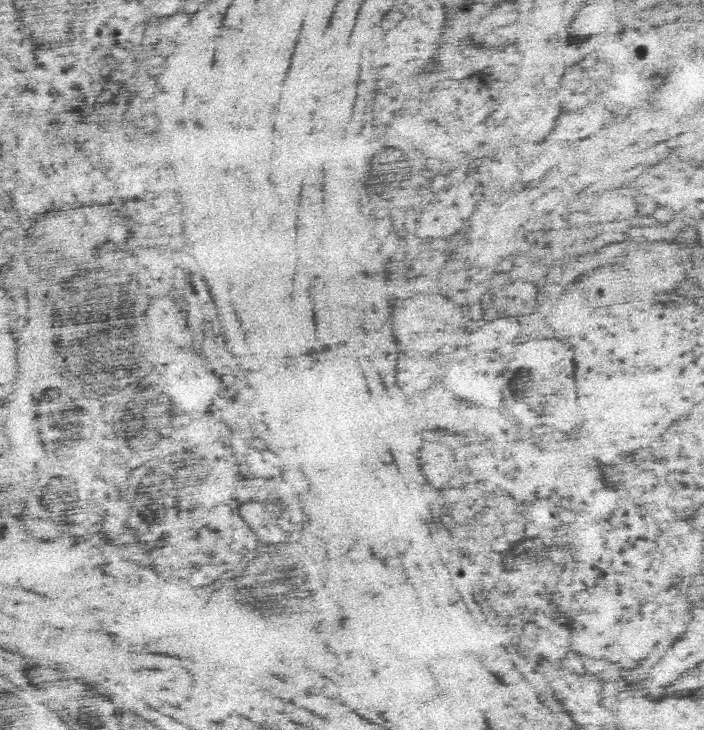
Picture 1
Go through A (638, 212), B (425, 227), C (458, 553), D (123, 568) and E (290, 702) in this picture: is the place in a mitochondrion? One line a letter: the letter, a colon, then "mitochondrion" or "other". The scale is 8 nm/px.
A: other
B: other
C: other
D: other
E: other

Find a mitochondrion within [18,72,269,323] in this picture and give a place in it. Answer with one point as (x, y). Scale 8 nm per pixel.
(51, 243)

